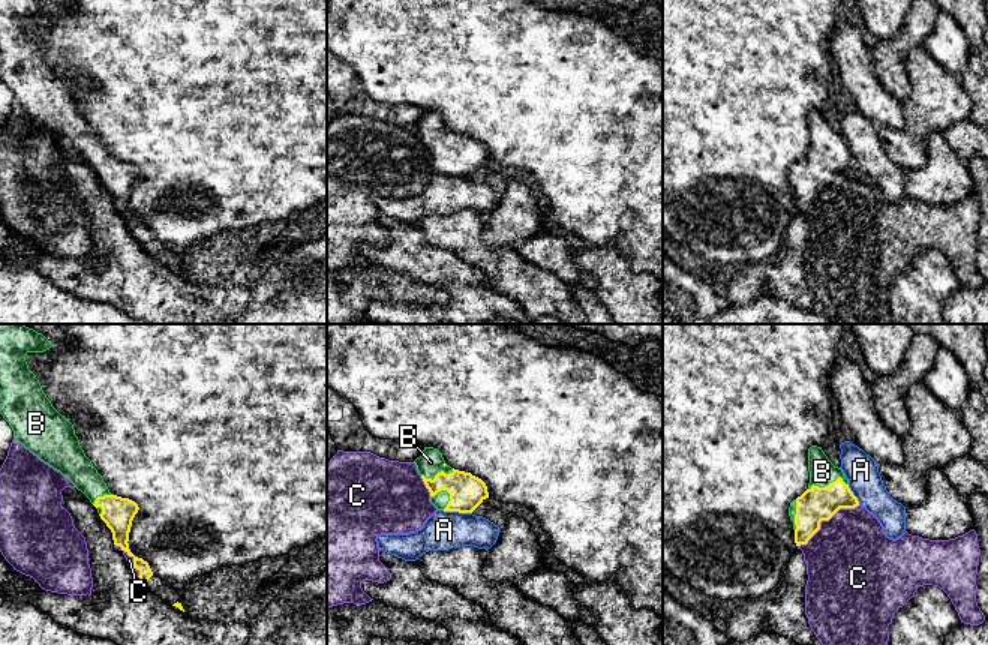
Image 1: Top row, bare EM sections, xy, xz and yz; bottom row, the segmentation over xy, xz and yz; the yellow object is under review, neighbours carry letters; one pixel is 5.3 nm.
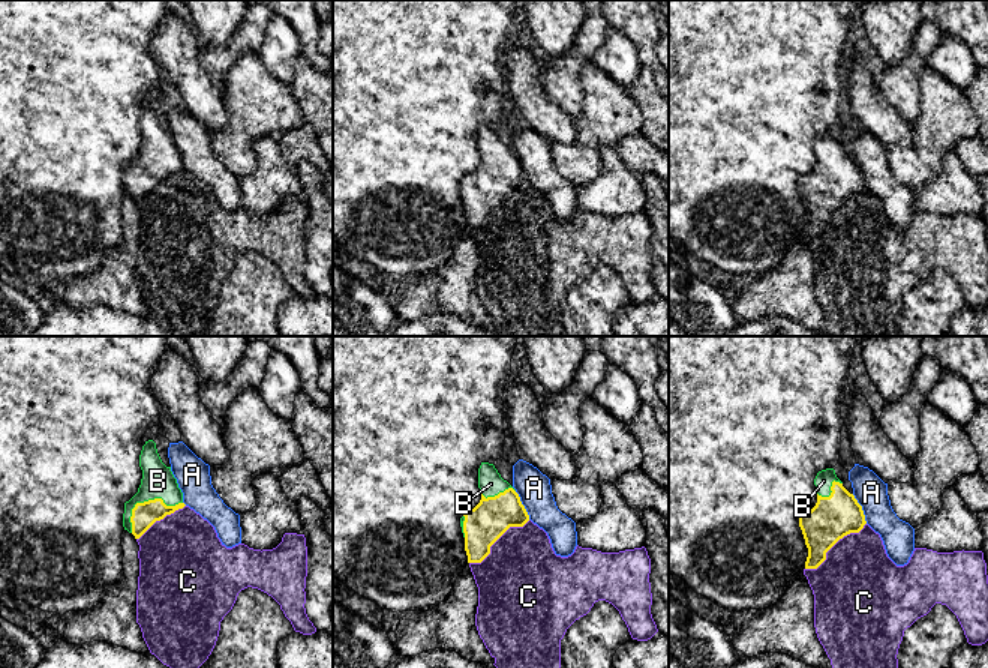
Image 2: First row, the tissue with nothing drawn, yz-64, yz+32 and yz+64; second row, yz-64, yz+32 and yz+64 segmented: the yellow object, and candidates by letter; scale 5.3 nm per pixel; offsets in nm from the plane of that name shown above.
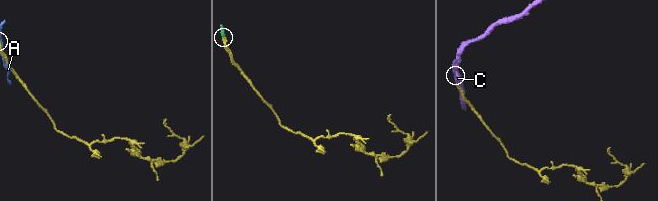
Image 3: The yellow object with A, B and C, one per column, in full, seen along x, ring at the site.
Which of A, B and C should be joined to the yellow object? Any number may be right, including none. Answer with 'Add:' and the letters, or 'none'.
Add: B

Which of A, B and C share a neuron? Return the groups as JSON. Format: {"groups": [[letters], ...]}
{"groups": [["A"], ["B"], ["C"]]}

